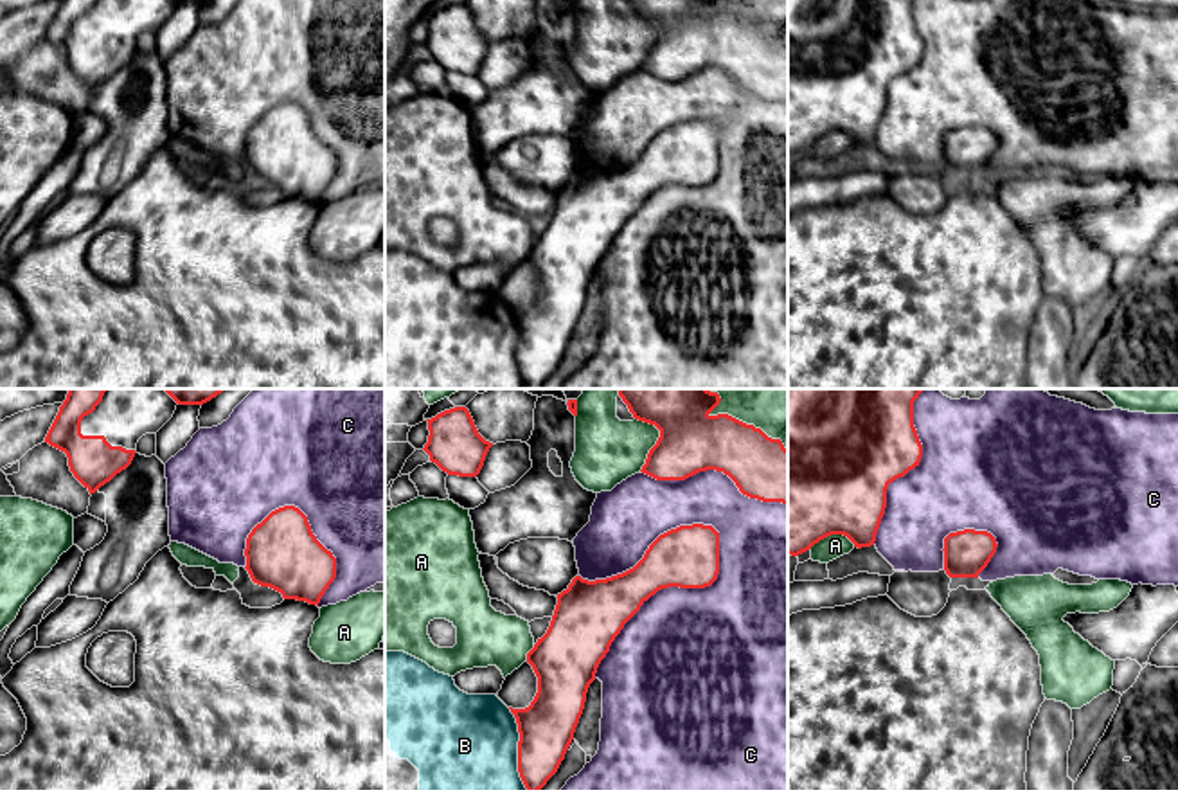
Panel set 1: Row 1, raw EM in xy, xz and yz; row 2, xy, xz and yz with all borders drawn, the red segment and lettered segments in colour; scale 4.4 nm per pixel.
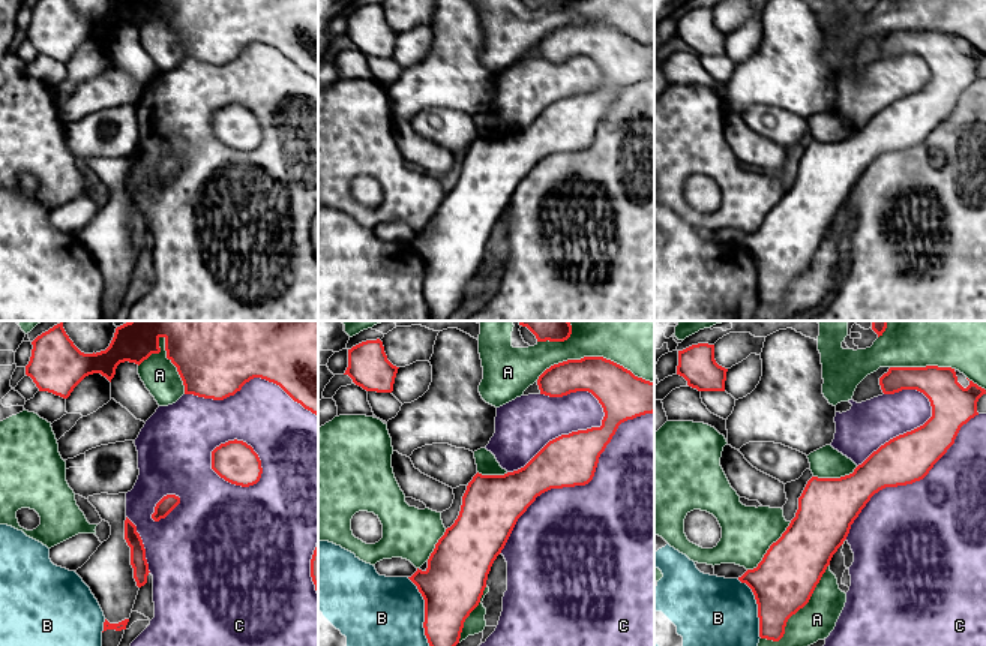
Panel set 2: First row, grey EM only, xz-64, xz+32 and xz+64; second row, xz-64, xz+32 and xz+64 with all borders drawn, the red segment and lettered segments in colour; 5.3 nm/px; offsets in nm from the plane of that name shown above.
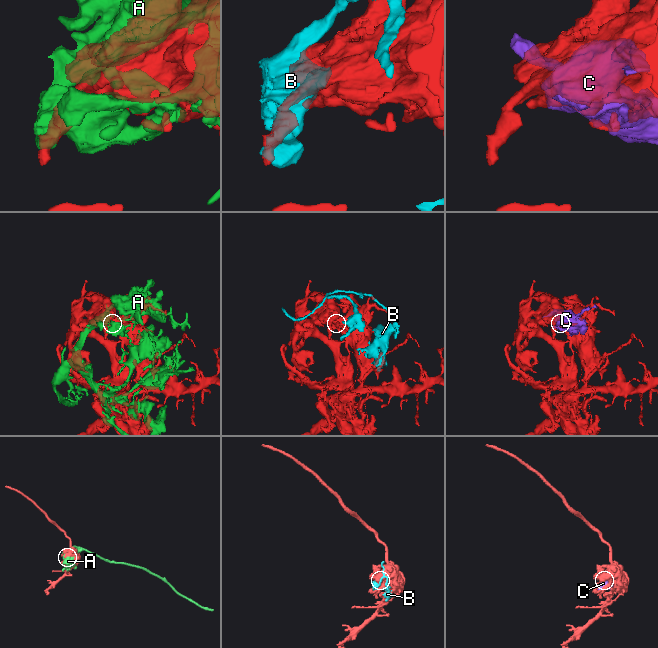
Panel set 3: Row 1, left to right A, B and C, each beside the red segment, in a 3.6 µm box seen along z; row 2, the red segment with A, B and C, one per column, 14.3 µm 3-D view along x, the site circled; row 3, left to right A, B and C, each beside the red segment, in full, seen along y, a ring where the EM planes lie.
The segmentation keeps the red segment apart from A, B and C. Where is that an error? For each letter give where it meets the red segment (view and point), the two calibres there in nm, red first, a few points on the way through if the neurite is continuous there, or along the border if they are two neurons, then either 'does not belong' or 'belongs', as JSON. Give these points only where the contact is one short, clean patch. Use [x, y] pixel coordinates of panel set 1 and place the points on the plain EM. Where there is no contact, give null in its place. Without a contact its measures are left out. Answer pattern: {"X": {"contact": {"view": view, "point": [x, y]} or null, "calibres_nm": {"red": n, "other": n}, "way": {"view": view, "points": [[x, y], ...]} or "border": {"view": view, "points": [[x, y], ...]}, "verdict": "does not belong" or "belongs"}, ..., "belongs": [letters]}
{"A": {"contact": {"view": "xz", "point": [749, 22]}, "calibres_nm": {"red": 280, "other": 170}, "verdict": "does not belong"}, "B": {"contact": {"view": "xz", "point": [518, 346]}, "calibres_nm": {"red": 240, "other": 460}, "verdict": "does not belong"}, "C": {"contact": {"view": "xz", "point": [669, 182]}, "calibres_nm": {"red": 280, "other": 460}, "verdict": "belongs"}, "belongs": ["C"]}

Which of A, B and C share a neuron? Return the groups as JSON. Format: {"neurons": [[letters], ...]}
{"neurons": [["A"], ["B"], ["C"]]}

